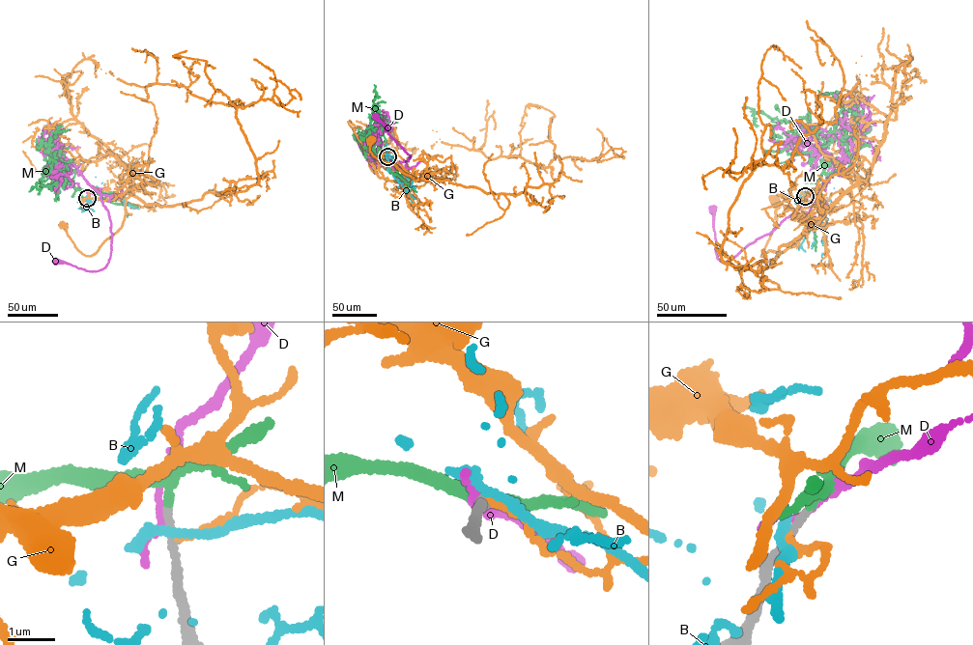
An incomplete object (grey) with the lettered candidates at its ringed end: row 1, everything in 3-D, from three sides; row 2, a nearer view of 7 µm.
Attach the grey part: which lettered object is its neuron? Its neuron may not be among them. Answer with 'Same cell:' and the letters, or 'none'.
Same cell: M

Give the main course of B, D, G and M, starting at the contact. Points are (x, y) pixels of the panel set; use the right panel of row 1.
B: (804, 196), (805, 204), (821, 205), (826, 221), (823, 231), (820, 225), (809, 227), (800, 245), (805, 252)
D: (805, 196), (815, 191), (811, 201), (772, 231), (725, 262), (717, 258), (715, 251), (713, 210)
G: (804, 197), (801, 210), (817, 226), (784, 251), (769, 251), (761, 256), (776, 224), (773, 199)
M: (805, 196), (815, 189), (827, 163), (848, 160), (844, 139), (835, 139), (807, 129), (800, 124), (742, 107)

